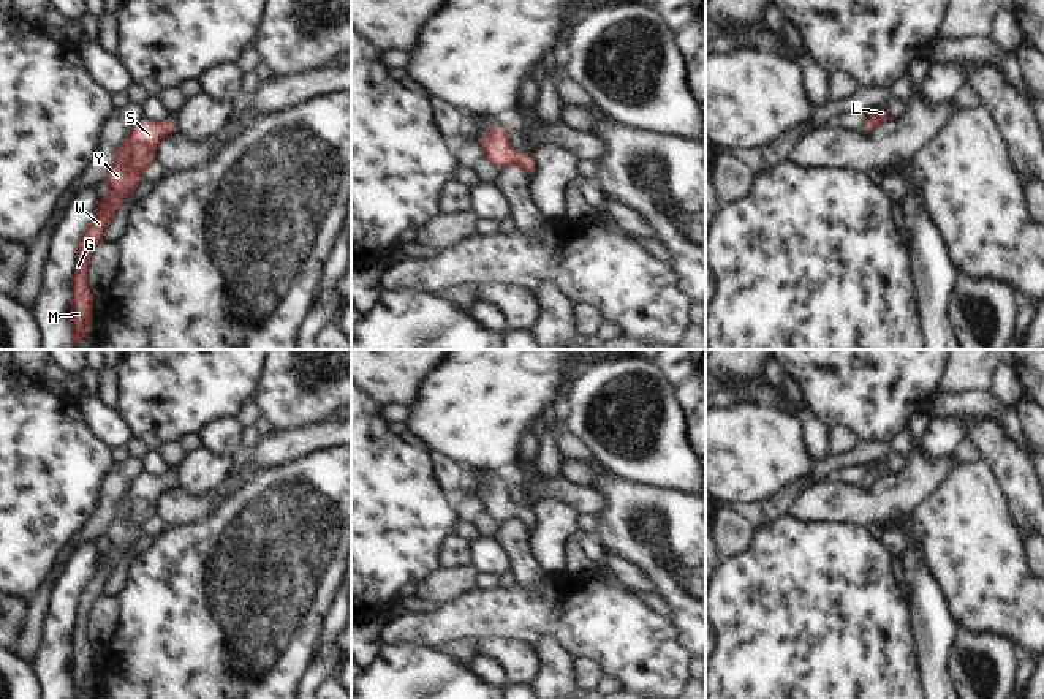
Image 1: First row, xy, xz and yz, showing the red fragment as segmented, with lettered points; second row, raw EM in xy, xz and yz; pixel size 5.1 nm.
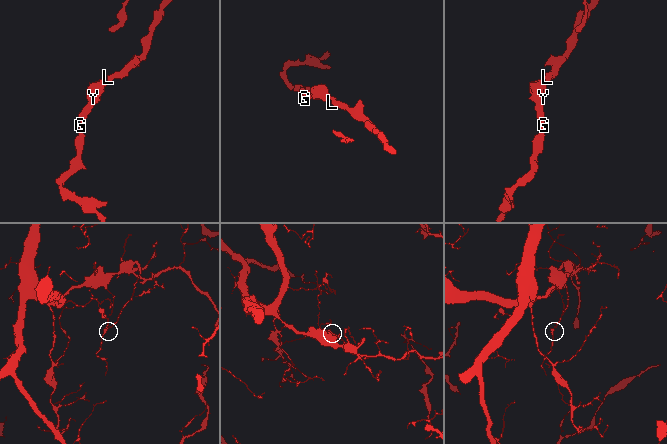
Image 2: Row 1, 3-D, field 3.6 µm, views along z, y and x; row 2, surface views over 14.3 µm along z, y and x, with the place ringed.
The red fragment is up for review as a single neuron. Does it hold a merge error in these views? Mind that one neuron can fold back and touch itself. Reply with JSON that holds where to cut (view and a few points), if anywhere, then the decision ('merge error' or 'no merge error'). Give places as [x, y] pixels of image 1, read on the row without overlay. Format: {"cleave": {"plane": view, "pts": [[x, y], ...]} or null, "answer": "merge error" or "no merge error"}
{"cleave": null, "answer": "no merge error"}

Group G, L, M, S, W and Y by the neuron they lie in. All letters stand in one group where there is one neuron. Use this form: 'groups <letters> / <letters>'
groups G L M S W Y

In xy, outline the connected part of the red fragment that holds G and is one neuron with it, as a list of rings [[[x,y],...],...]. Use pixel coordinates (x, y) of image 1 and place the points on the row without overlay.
[[[169,468],[165,479],[157,479],[149,473],[138,474],[128,490],[112,506],[112,520],[103,536],[109,541],[109,549],[98,555],[93,574],[79,593],[74,629],[71,634],[70,685],[73,699],[81,699],[85,693],[85,682],[93,671],[93,648],[87,640],[87,617],[95,601],[103,595],[103,588],[122,560],[123,554],[142,536],[141,527],[155,516],[155,500],[168,489],[180,486],[176,470]]]

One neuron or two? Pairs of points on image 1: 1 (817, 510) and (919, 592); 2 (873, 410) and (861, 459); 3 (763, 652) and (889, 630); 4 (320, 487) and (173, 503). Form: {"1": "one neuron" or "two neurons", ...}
{"1": "two neurons", "2": "two neurons", "3": "one neuron", "4": "two neurons"}

